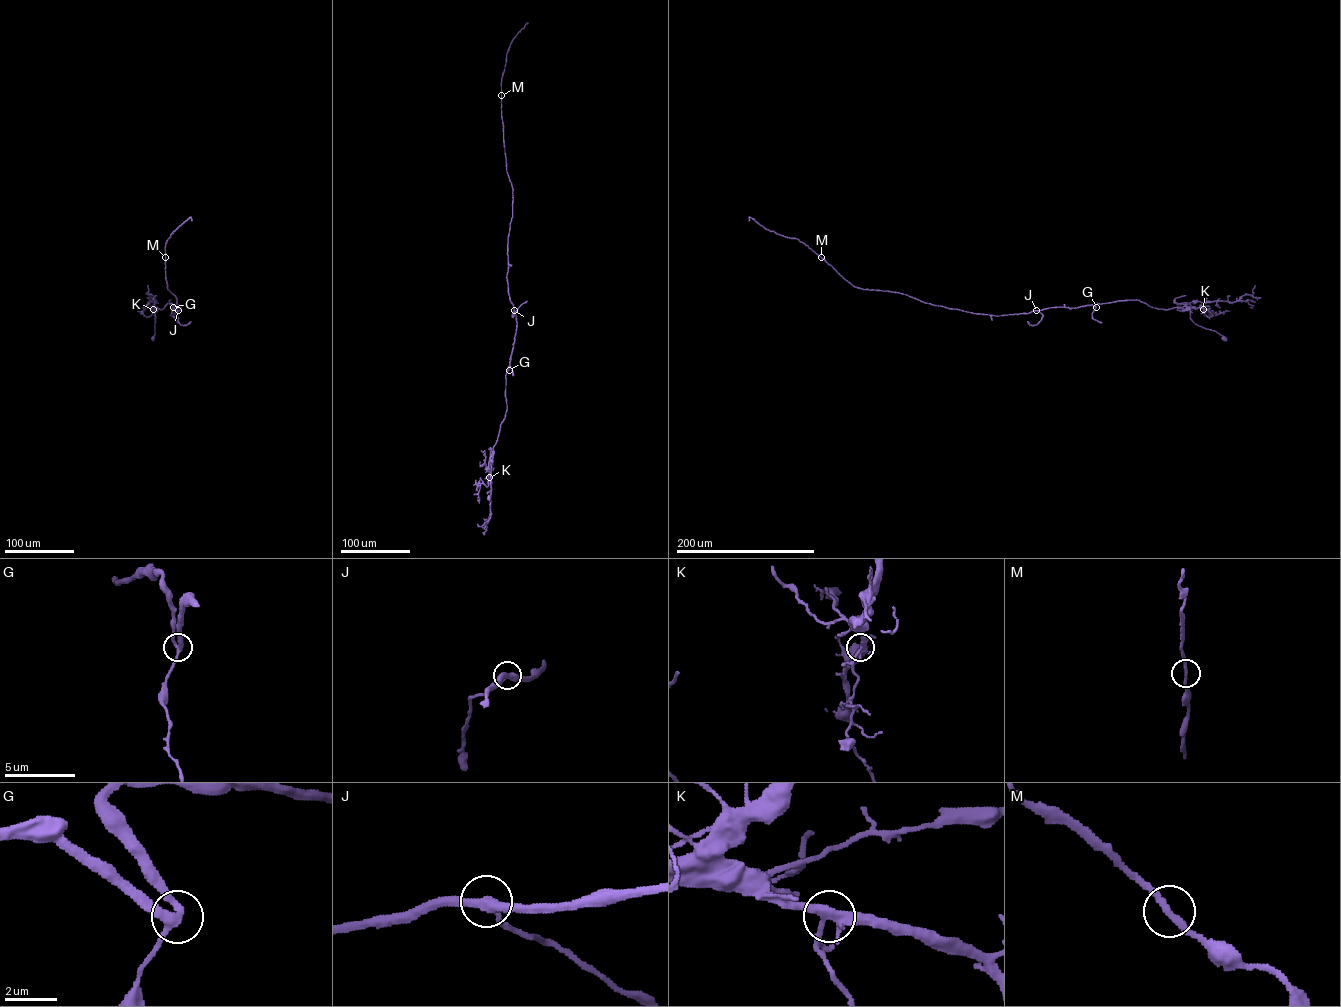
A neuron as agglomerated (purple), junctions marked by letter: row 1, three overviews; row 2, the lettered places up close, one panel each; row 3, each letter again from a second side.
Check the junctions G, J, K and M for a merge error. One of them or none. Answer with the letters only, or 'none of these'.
none of these

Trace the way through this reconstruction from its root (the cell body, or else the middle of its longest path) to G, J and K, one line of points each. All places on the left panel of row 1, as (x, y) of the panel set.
G: (152, 338), (154, 309), (163, 309), (170, 300), (173, 307)
J: (152, 338), (154, 309), (161, 309), (171, 300), (173, 306), (181, 307), (178, 310)
K: (152, 338), (153, 309)

